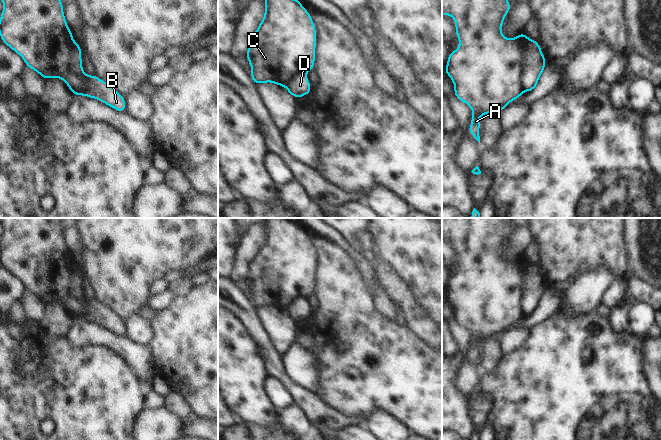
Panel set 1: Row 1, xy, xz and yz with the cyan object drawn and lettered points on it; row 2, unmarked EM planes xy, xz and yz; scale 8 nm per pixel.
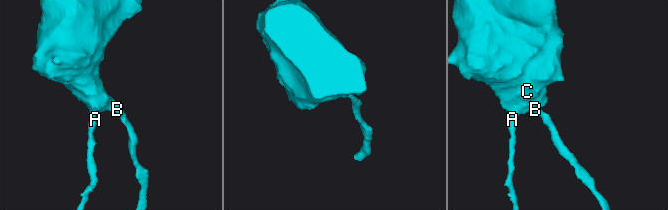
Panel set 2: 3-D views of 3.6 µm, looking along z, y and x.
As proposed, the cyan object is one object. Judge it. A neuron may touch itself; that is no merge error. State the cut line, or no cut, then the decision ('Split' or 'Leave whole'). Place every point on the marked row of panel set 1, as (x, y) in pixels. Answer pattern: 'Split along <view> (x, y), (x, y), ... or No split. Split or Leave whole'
Split along yz (529, 38), (525, 41), (523, 50), (521, 87), (524, 90). Split.

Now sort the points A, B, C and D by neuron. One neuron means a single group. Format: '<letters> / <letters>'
A B C / D

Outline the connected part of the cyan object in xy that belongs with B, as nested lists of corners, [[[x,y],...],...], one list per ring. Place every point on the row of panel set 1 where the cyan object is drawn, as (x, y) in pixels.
[[[84,73],[84,79],[85,85],[80,90],[71,90],[72,94],[75,97],[82,95],[92,99],[96,99],[101,101],[105,105],[117,110],[118,112],[125,113],[125,96],[122,96],[109,83],[101,80],[95,74],[89,76]]]

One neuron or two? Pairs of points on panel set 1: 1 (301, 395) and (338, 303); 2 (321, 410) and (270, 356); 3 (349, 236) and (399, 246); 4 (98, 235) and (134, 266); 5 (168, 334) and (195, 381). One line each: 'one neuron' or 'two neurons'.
1: two neurons
2: one neuron
3: two neurons
4: one neuron
5: one neuron

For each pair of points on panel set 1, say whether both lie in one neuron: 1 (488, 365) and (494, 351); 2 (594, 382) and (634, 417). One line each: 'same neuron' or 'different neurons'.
1: same neuron
2: same neuron

